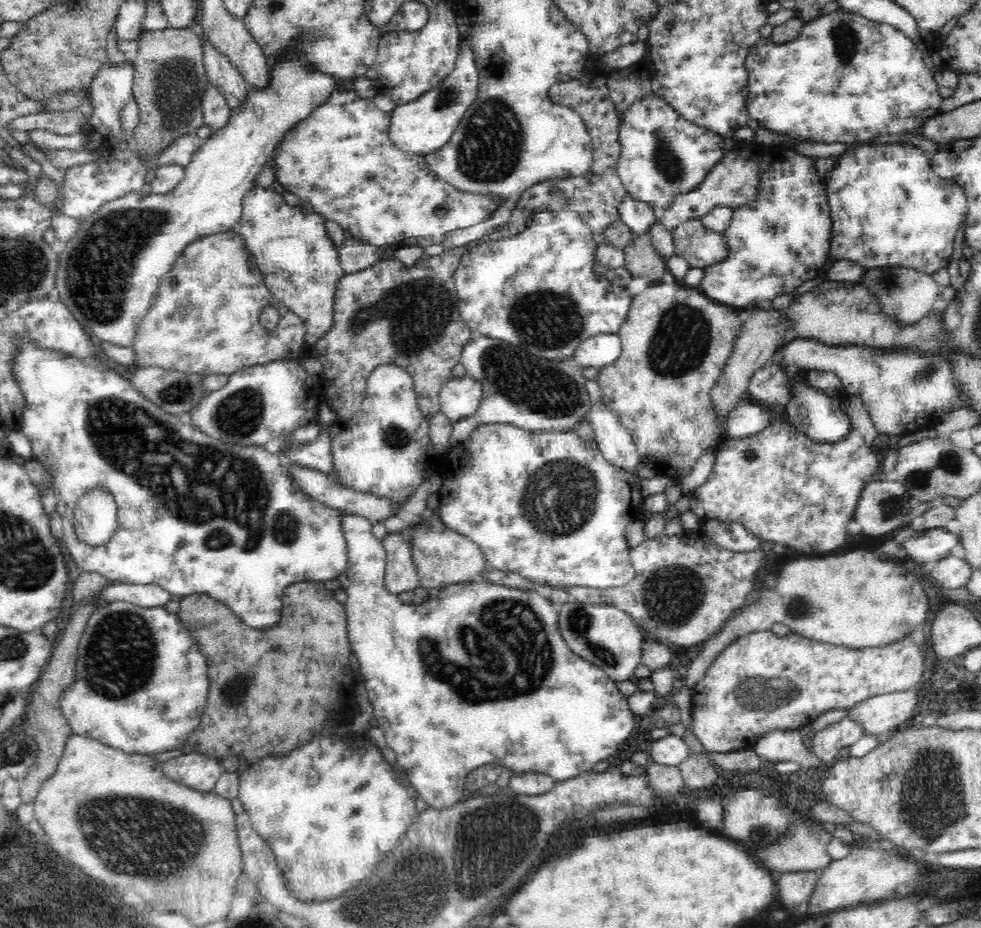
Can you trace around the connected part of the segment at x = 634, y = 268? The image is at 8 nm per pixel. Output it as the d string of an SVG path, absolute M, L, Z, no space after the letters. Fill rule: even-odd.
M648 232L637 235L636 238L624 248L624 251L624 268L631 273L632 278L644 278L648 285L652 283L662 283L663 275L668 272L667 264L656 255L657 249L652 246L651 236Z

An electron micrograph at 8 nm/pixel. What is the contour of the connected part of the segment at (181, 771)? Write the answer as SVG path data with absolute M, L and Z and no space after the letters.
M191 753L176 756L162 762L162 770L166 778L185 784L196 791L210 792L214 790L222 765L215 758L205 753Z

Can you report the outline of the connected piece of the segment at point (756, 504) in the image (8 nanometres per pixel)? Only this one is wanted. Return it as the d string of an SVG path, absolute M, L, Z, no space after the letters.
M844 393L839 400L845 410L844 415L850 419L850 432L838 442L815 441L798 432L786 418L786 407L775 404L767 407L768 412L772 412L772 418L764 430L746 438L723 438L715 447L710 476L690 494L691 511L702 520L738 522L758 540L786 544L786 550L802 556L826 556L846 548L850 542L846 524L854 517L856 504L868 484L868 478L880 468L880 460L872 448L879 432L857 396Z

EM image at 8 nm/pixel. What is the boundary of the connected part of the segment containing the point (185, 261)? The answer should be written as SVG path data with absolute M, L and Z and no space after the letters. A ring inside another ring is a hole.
M226 231L205 236L190 243L178 256L176 264L162 279L158 295L150 310L139 324L133 349L136 353L133 368L157 366L164 370L197 372L201 376L225 374L229 376L239 370L266 364L298 354L305 343L305 321L292 312L270 292L263 283L256 263L247 258L243 242L234 231ZM266 307L279 310L279 320L274 329L266 329L260 323L261 312Z

